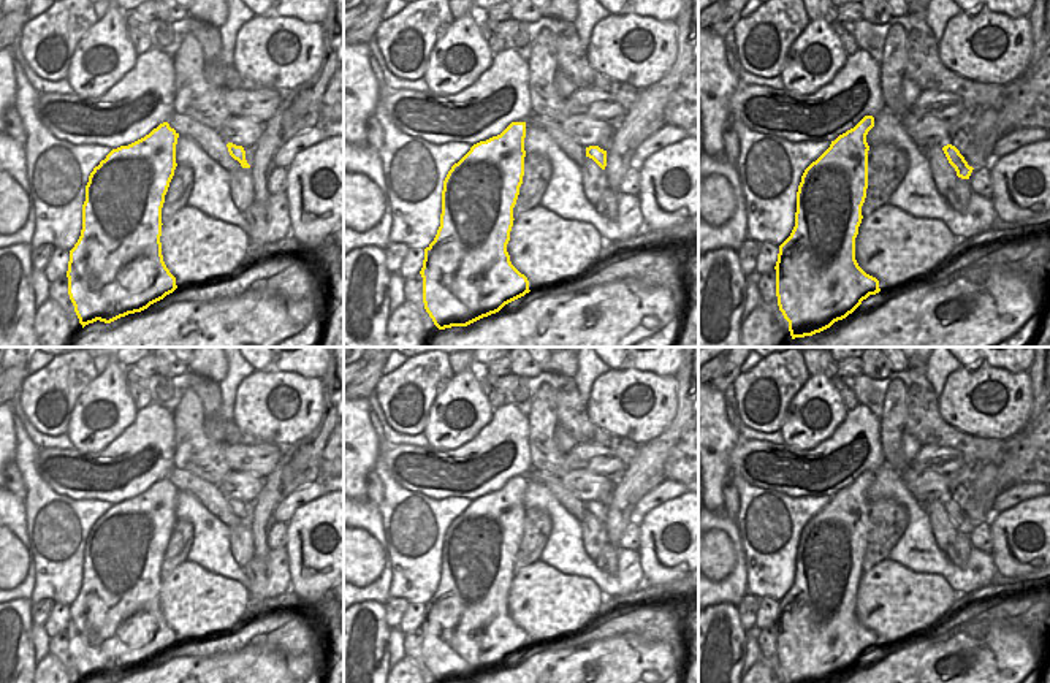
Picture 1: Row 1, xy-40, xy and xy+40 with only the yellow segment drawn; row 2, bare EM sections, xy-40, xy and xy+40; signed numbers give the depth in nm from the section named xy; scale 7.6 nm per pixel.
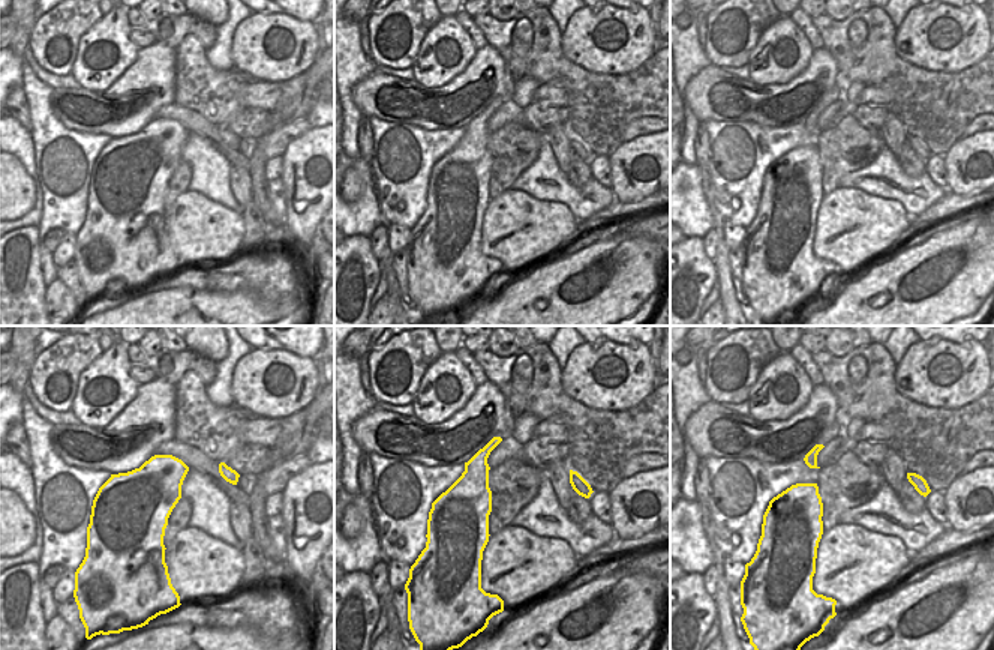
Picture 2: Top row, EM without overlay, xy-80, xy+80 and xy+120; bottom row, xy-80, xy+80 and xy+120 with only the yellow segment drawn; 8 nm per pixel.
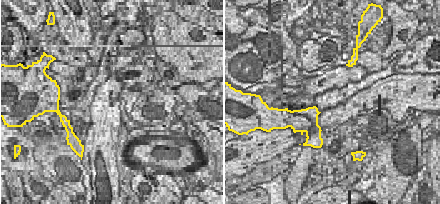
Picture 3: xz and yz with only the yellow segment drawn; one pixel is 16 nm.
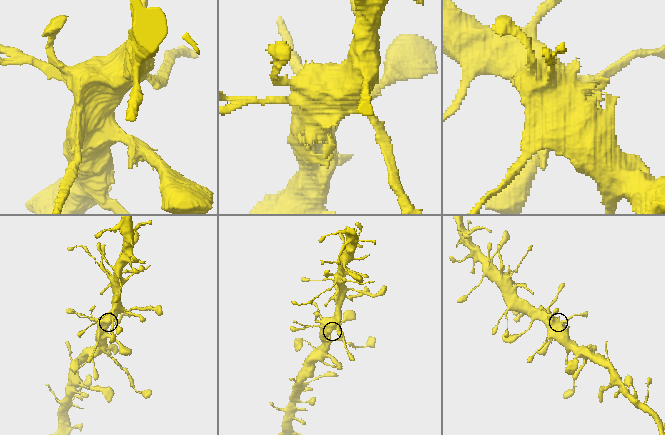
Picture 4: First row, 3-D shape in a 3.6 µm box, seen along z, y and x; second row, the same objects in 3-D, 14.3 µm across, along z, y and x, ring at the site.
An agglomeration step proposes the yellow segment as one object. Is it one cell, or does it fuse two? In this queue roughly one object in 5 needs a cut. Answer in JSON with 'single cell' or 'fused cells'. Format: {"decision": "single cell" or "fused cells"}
{"decision": "fused cells"}

